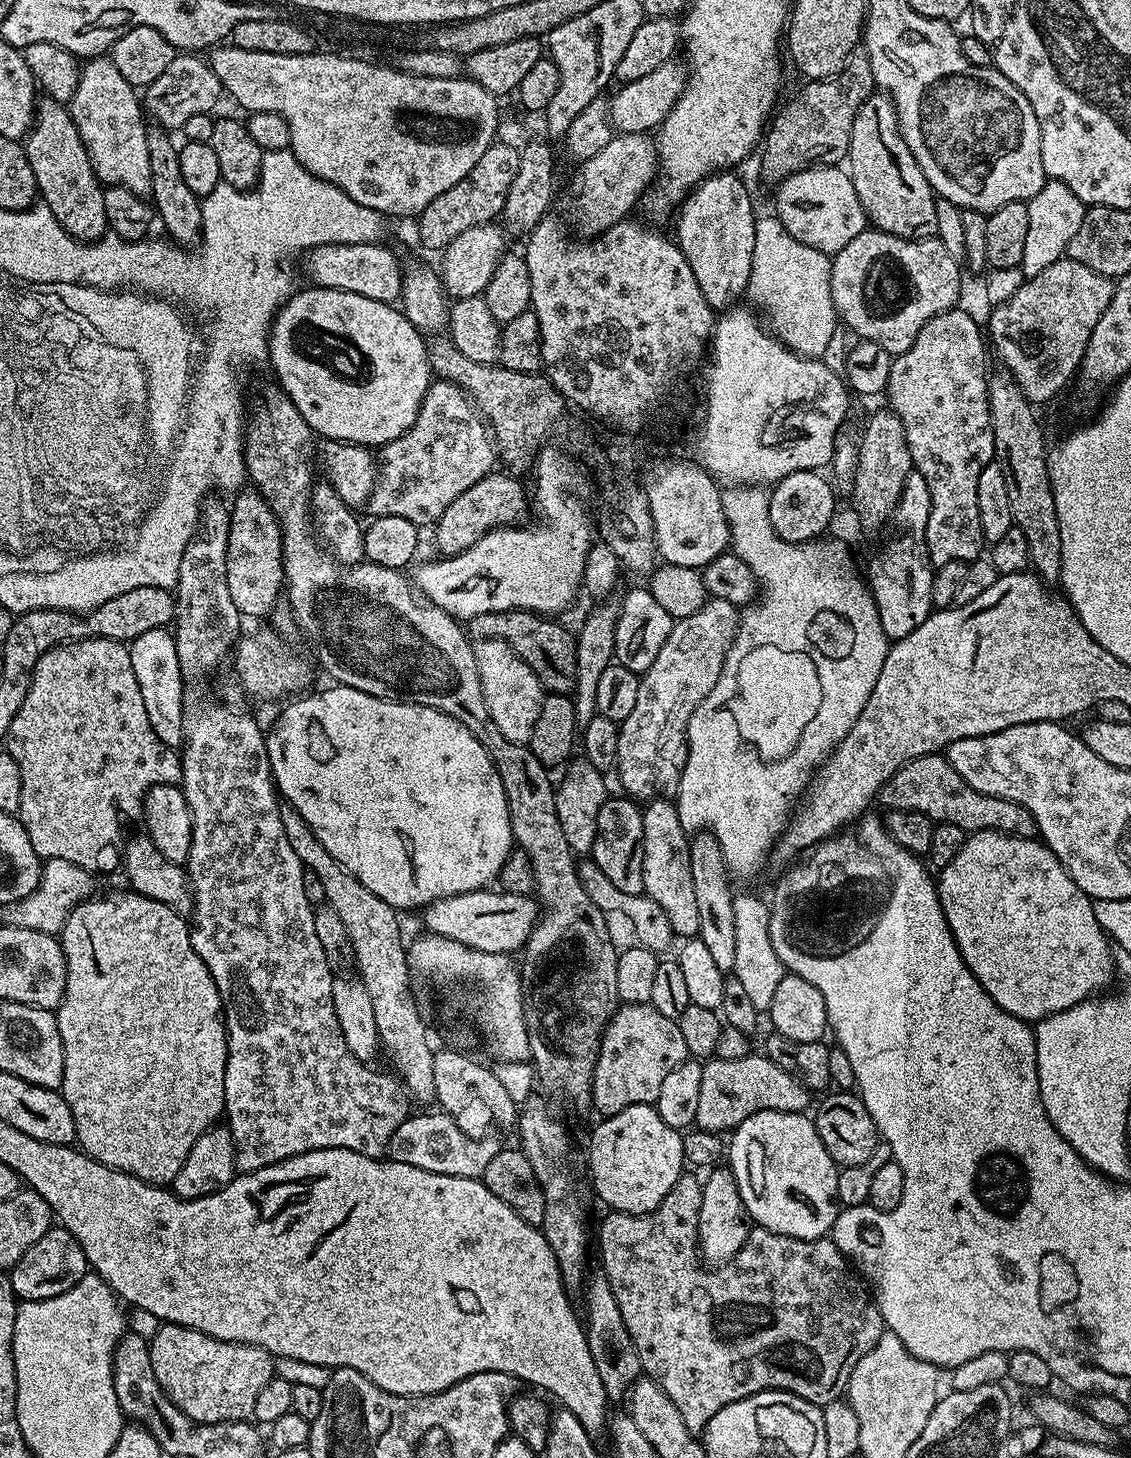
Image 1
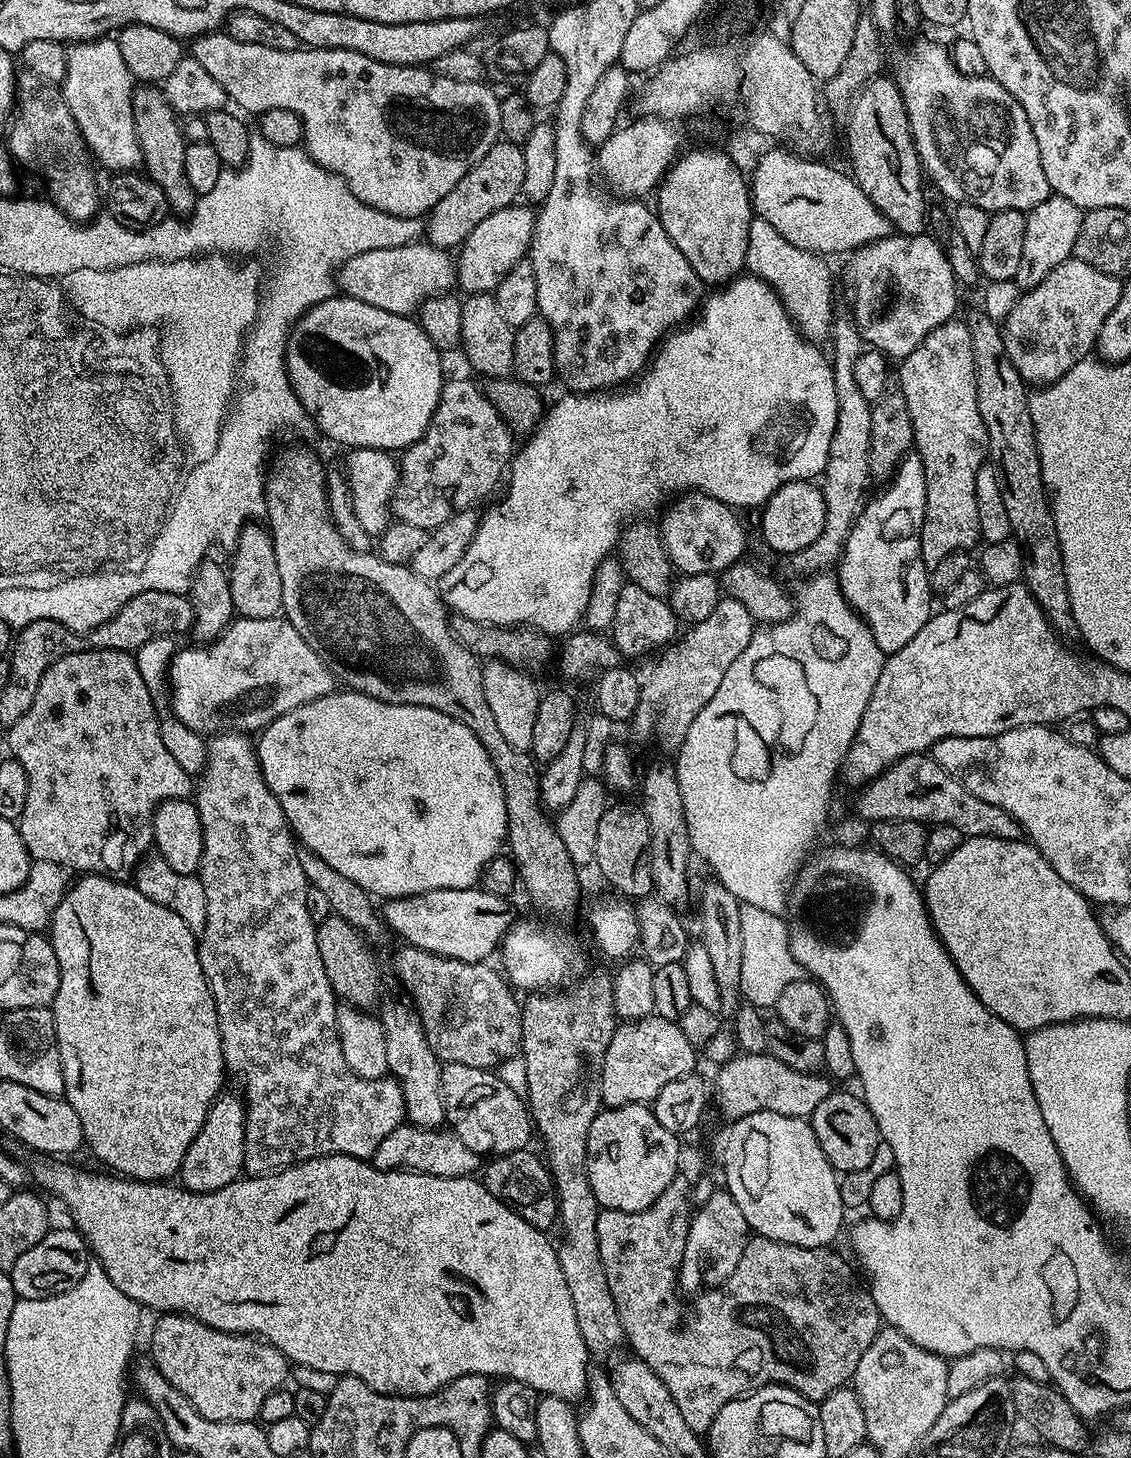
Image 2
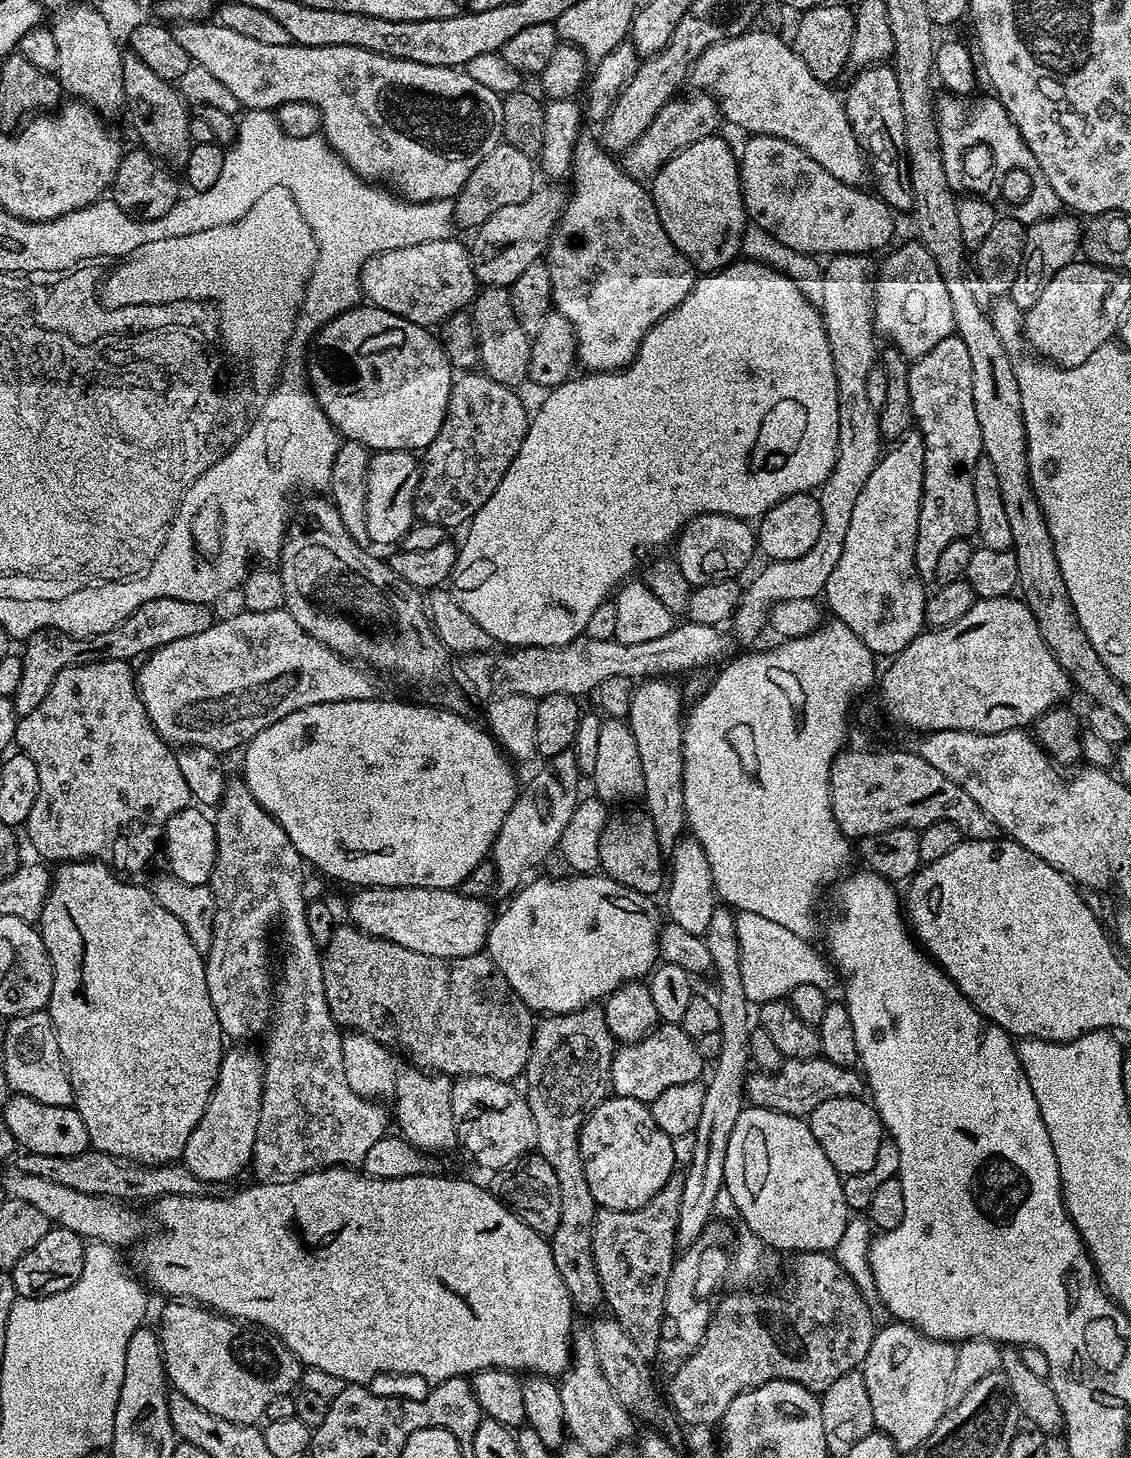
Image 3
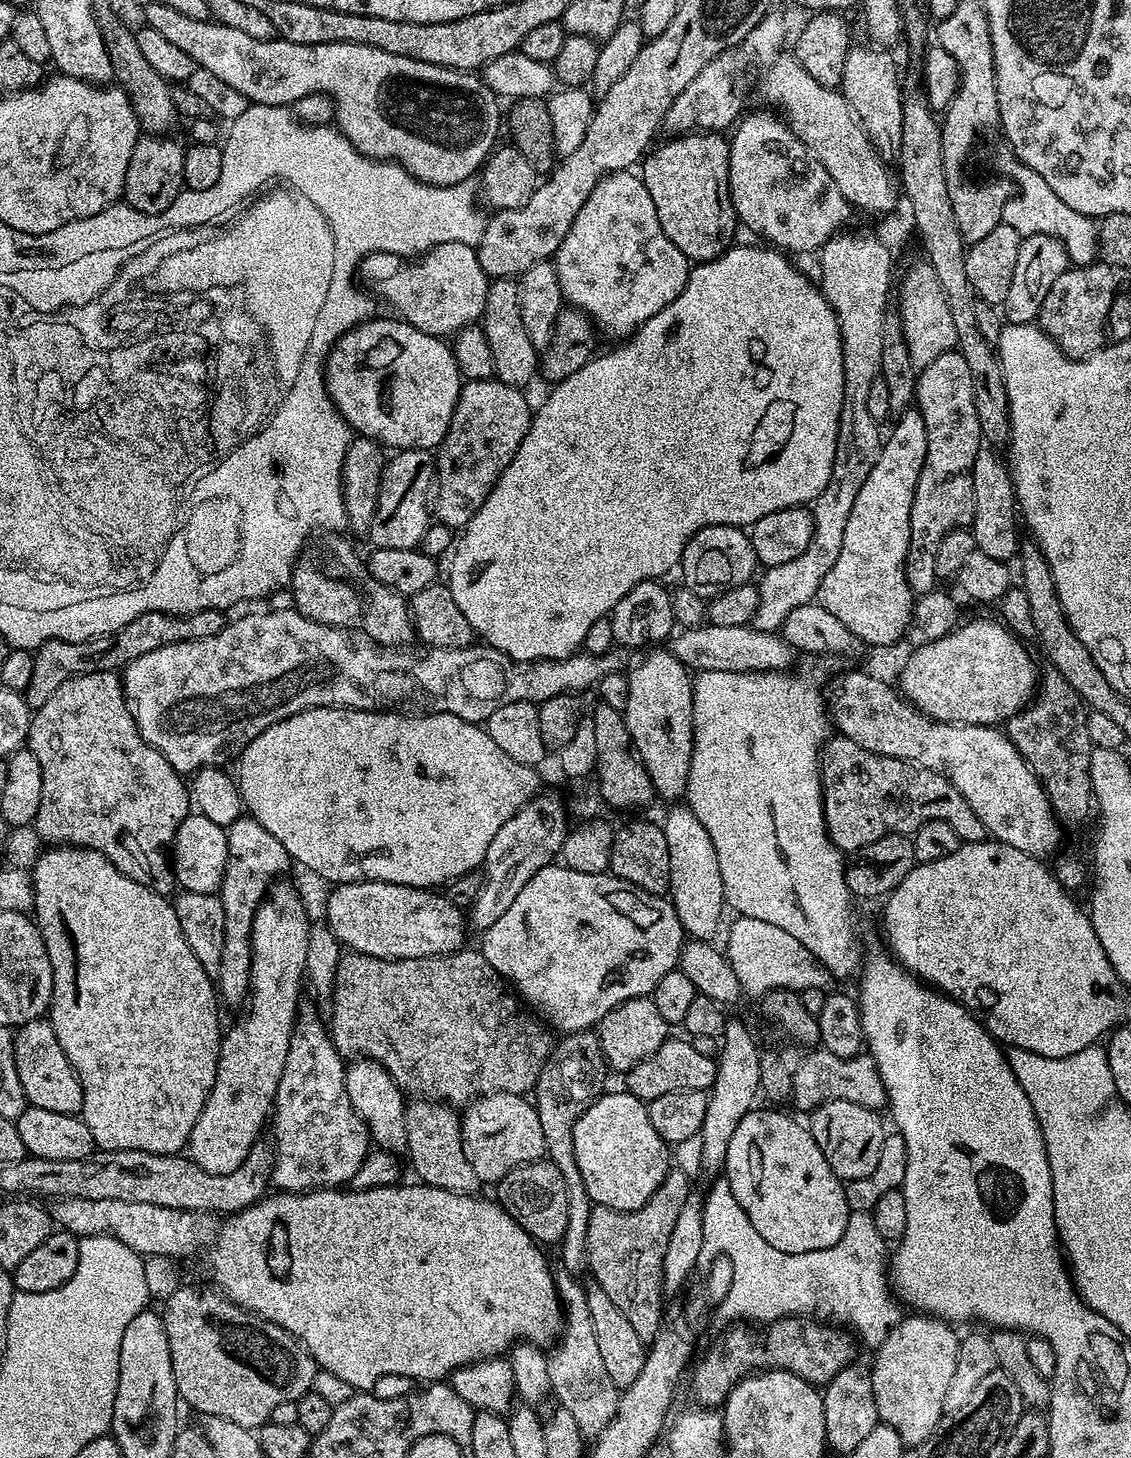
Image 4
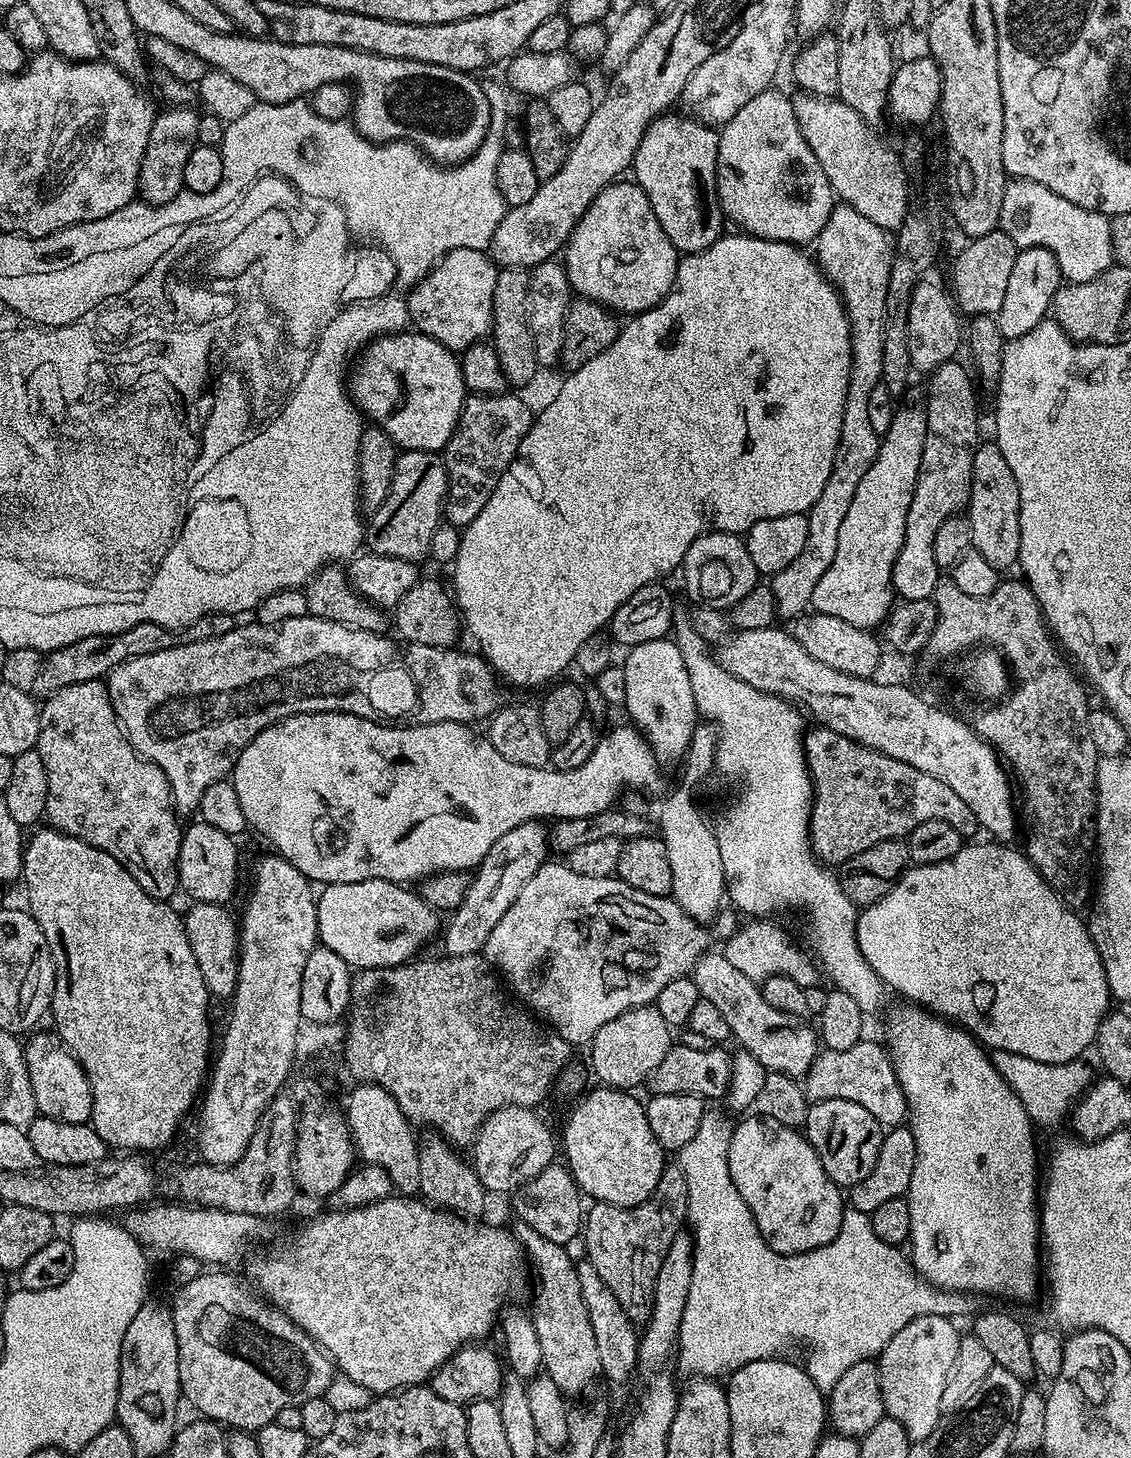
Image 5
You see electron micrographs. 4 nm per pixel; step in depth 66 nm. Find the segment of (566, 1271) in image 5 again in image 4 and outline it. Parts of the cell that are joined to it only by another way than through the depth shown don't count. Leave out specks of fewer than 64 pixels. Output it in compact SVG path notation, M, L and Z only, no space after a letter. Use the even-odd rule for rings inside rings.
M563 1270L557 1271L555 1278L562 1309L562 1327L551 1349L553 1352L547 1353L551 1395L554 1400L556 1396L555 1403L559 1407L570 1410L582 1435L595 1438L606 1430L614 1418L620 1392L602 1362L602 1353L598 1351L598 1337L594 1335L594 1318L590 1318L590 1302L586 1302L585 1285L579 1284L576 1281L579 1279L573 1273Z

